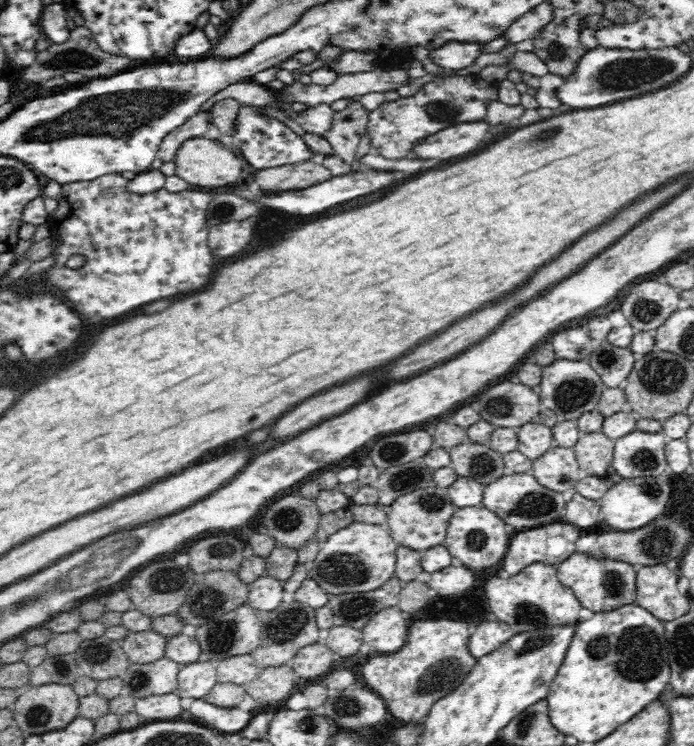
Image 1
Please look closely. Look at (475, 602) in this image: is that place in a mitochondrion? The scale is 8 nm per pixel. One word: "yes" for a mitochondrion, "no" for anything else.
no

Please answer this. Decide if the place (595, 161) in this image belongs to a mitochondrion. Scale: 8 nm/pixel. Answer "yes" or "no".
no

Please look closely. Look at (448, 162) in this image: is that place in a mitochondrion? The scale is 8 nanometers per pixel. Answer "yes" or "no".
no

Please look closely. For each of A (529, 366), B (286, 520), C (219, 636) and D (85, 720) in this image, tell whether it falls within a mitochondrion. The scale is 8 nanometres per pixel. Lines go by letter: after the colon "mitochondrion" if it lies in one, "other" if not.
A: other
B: mitochondrion
C: mitochondrion
D: other

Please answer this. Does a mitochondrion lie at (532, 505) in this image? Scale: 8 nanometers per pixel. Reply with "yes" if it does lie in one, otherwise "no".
yes

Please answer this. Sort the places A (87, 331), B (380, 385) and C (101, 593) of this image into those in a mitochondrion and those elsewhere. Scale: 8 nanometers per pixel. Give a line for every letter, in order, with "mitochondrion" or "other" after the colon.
A: other
B: other
C: other

